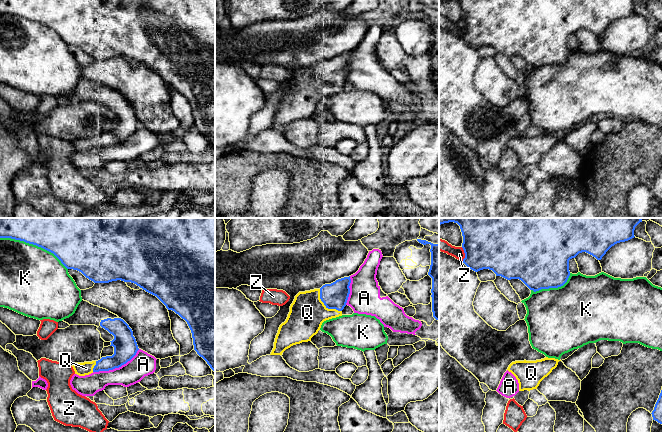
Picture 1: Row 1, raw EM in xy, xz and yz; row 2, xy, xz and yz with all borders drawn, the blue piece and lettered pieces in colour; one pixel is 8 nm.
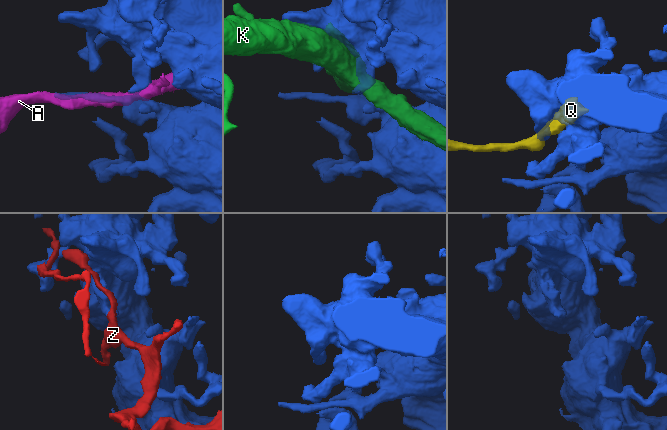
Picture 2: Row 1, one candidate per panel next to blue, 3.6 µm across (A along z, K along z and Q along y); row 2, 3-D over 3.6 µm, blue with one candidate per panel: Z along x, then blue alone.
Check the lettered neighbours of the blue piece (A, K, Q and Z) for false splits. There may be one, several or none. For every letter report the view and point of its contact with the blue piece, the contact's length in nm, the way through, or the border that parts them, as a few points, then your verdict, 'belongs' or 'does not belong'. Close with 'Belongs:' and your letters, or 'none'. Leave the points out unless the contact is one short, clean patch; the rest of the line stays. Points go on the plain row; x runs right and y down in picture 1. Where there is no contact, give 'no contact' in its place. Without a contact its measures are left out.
A: contact xy (116, 143); length 420 nm; does not belong
K: contact xy (34, 20); length 600 nm; does not belong
Q: contact xz (325, 81); length 260 nm; belongs
Z: contact yz (465, 30); length 110 nm; does not belong
Belongs: Q

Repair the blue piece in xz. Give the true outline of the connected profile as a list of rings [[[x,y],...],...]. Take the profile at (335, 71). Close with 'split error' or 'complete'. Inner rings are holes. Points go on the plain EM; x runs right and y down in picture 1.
[[[349,52],[320,65],[299,68],[286,97],[279,103],[270,131],[282,131],[293,121],[311,117],[324,97],[342,92],[350,70],[350,59]]]; split error

